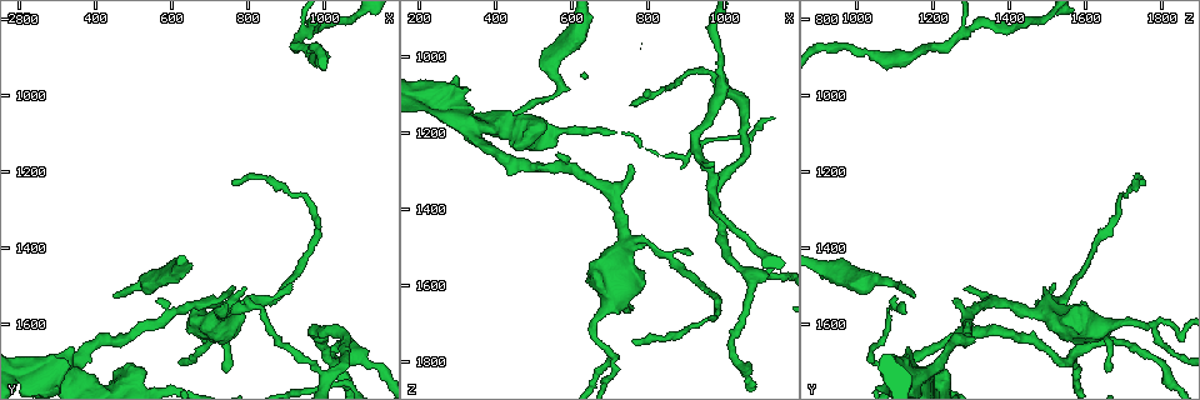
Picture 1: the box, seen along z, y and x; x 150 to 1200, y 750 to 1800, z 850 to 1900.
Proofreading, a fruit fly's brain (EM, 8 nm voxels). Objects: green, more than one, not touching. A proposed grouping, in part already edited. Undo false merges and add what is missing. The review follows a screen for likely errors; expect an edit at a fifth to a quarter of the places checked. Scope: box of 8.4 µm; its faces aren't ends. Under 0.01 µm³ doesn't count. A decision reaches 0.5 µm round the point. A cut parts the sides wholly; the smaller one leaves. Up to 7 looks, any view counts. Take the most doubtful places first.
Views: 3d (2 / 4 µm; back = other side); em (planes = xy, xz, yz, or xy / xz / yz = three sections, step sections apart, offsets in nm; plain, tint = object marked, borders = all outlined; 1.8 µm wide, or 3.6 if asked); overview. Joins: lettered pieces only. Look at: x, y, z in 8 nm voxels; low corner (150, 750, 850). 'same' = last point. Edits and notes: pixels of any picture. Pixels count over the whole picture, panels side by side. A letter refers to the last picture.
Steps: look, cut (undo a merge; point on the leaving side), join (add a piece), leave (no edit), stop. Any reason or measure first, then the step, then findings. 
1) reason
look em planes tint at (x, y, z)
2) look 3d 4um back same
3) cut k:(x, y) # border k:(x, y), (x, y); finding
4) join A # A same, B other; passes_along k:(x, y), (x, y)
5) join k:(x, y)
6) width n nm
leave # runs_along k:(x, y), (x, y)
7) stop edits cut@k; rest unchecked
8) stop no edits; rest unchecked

sharp bend
look 3d 4um at (555, 1485, 1055)

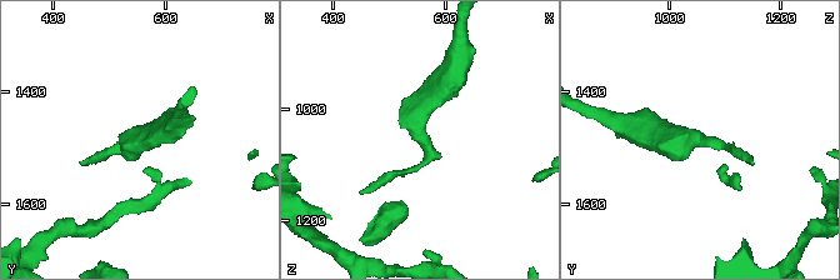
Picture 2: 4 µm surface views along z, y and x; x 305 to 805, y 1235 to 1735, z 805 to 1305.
look em xy step 16 tint at (565, 1485, 1055)

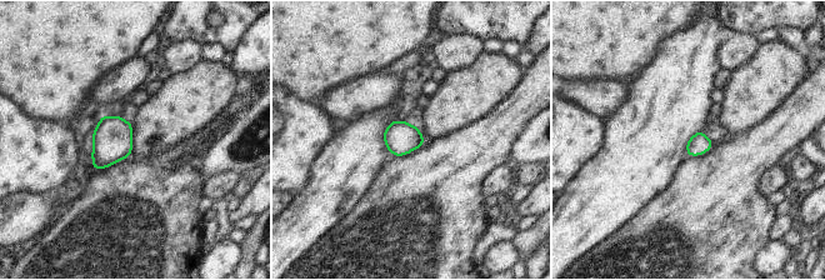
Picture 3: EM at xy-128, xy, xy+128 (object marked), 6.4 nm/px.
see the neighbours
look em xy step 16 borders same

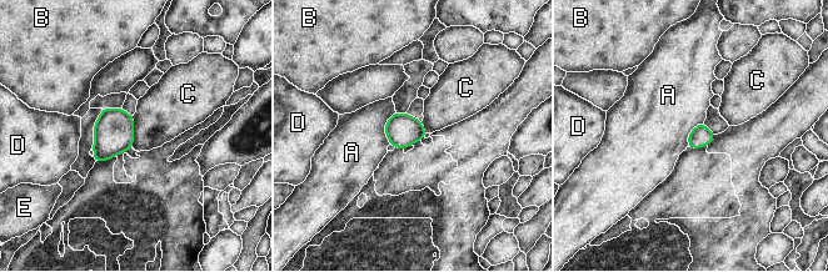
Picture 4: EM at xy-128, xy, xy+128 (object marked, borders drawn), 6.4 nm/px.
longest_contact A 220 nm
leave # A other, B other, C other, D other, E other; border 4:(134, 115), (134, 144), (131, 146); all the same neuron

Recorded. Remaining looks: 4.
an open end
look em planes plain at (755, 1505, 1280)

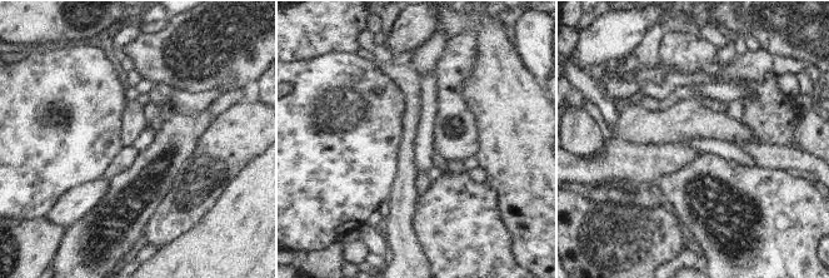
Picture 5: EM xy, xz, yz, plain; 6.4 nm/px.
see the neighbours
look em planes borders same

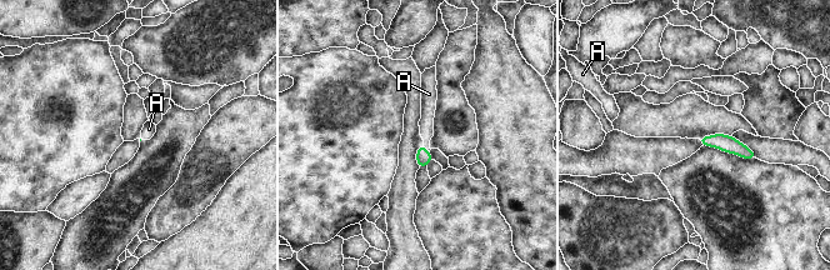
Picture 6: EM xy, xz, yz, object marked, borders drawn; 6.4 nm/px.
join A # A same; passes_along 6:(424, 158), (425, 148), (428, 109); it goes on there

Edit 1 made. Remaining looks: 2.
look em planes borders at (745, 1725, 1655)

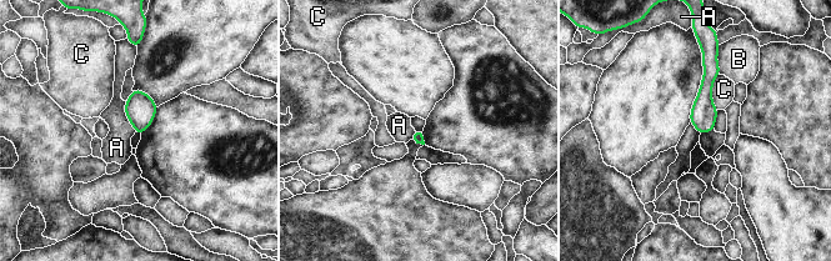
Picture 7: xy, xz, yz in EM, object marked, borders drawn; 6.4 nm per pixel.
longest_contact C 240 nm
leave # A other, B other, C other; border 7:(125, 101), (125, 116), (135, 131); none of them fits

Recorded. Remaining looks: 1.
stop edits join@6; rest unchecked

